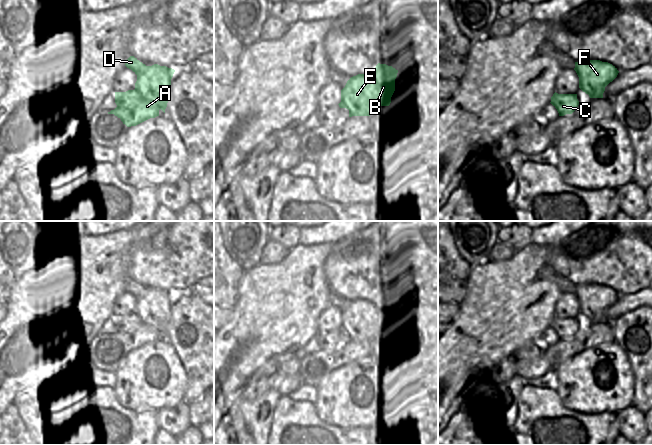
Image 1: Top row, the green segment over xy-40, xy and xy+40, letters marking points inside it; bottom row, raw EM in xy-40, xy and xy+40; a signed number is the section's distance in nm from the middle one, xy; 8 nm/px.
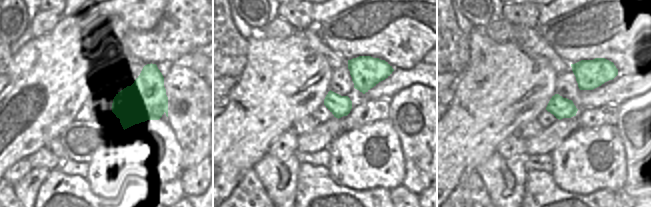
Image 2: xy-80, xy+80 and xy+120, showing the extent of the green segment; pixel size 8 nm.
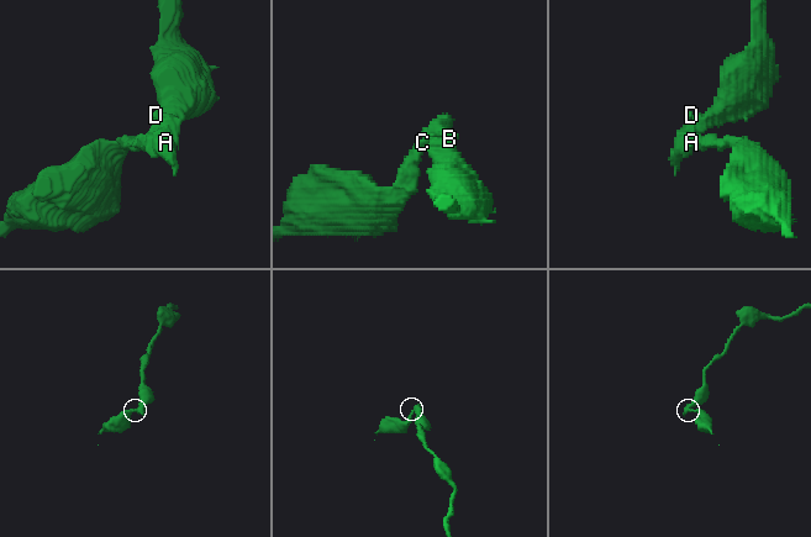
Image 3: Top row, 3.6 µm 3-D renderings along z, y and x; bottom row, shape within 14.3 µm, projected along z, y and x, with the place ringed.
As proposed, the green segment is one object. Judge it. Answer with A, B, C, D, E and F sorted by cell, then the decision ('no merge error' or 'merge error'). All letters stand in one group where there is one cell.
groups A B D E F / C; merge error

